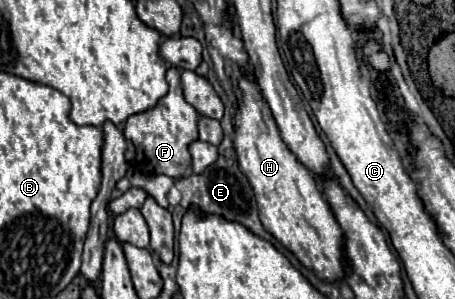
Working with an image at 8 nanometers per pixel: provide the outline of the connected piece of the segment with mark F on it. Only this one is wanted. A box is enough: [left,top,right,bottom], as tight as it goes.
[124,68,198,178]

